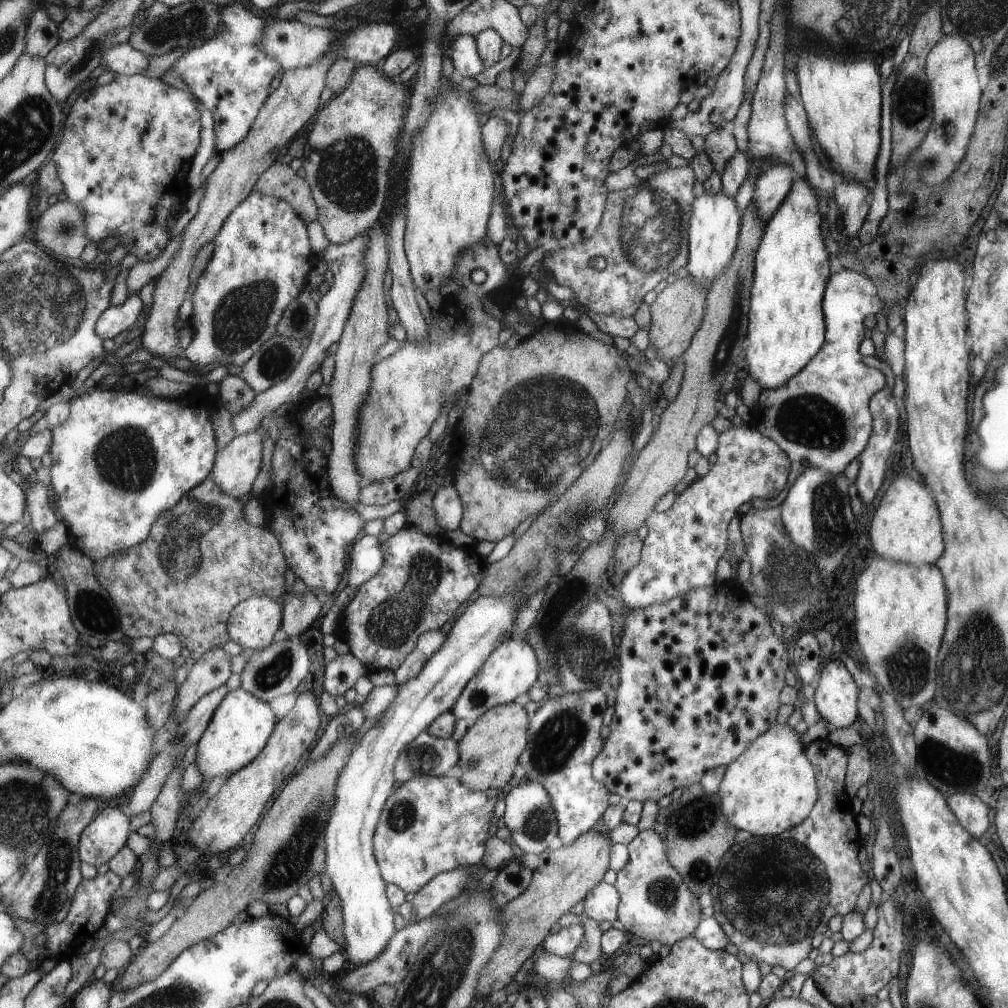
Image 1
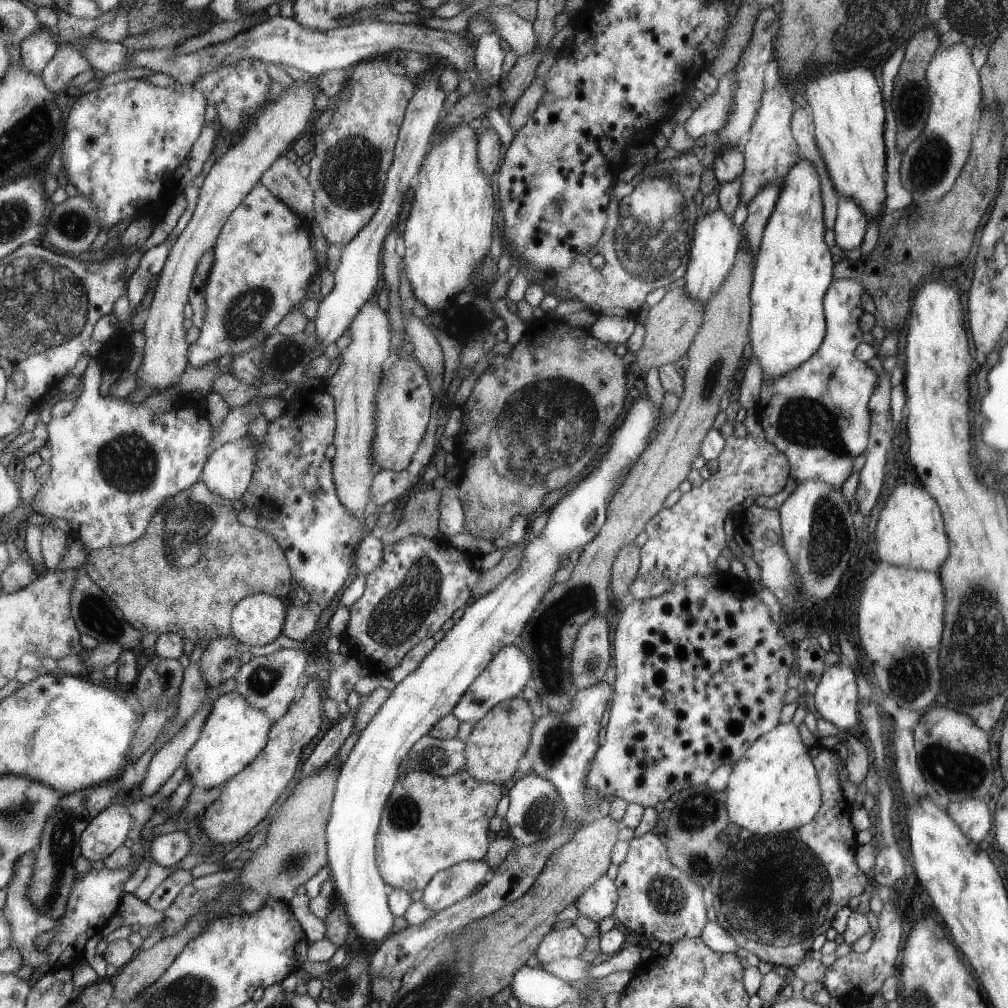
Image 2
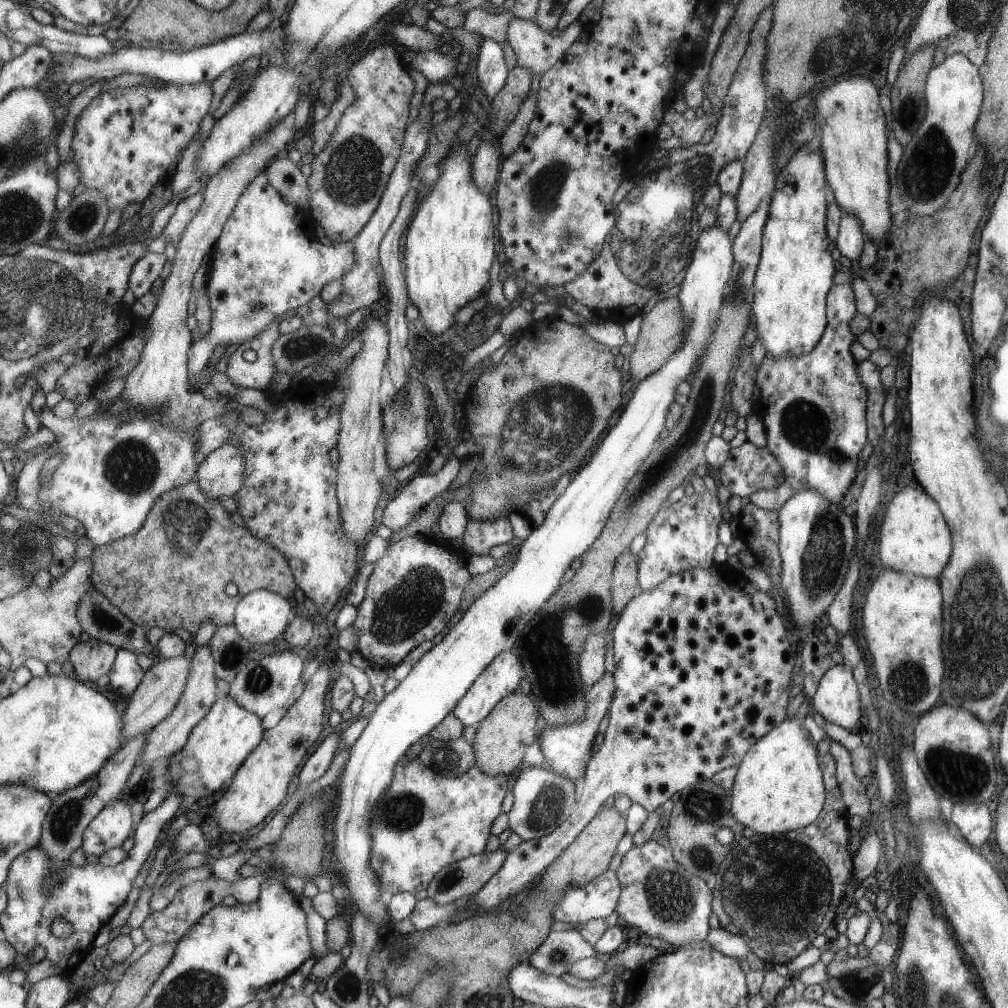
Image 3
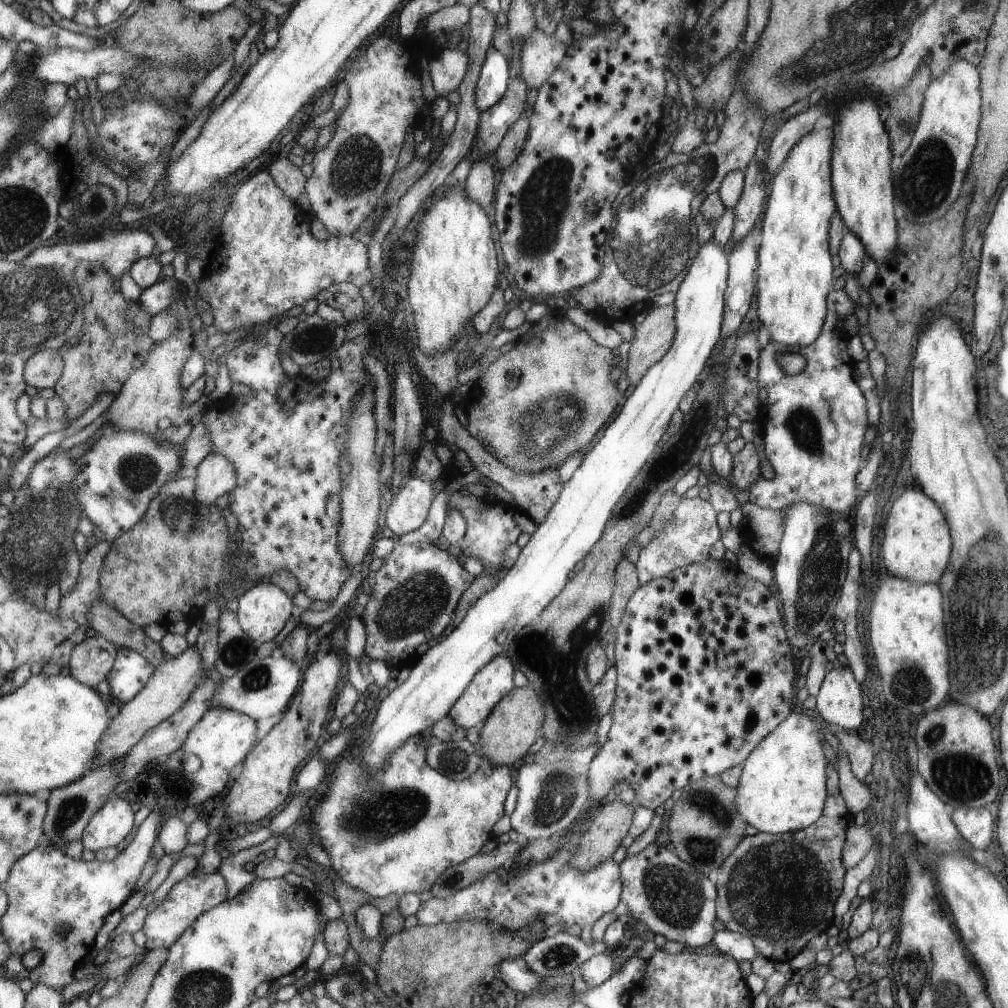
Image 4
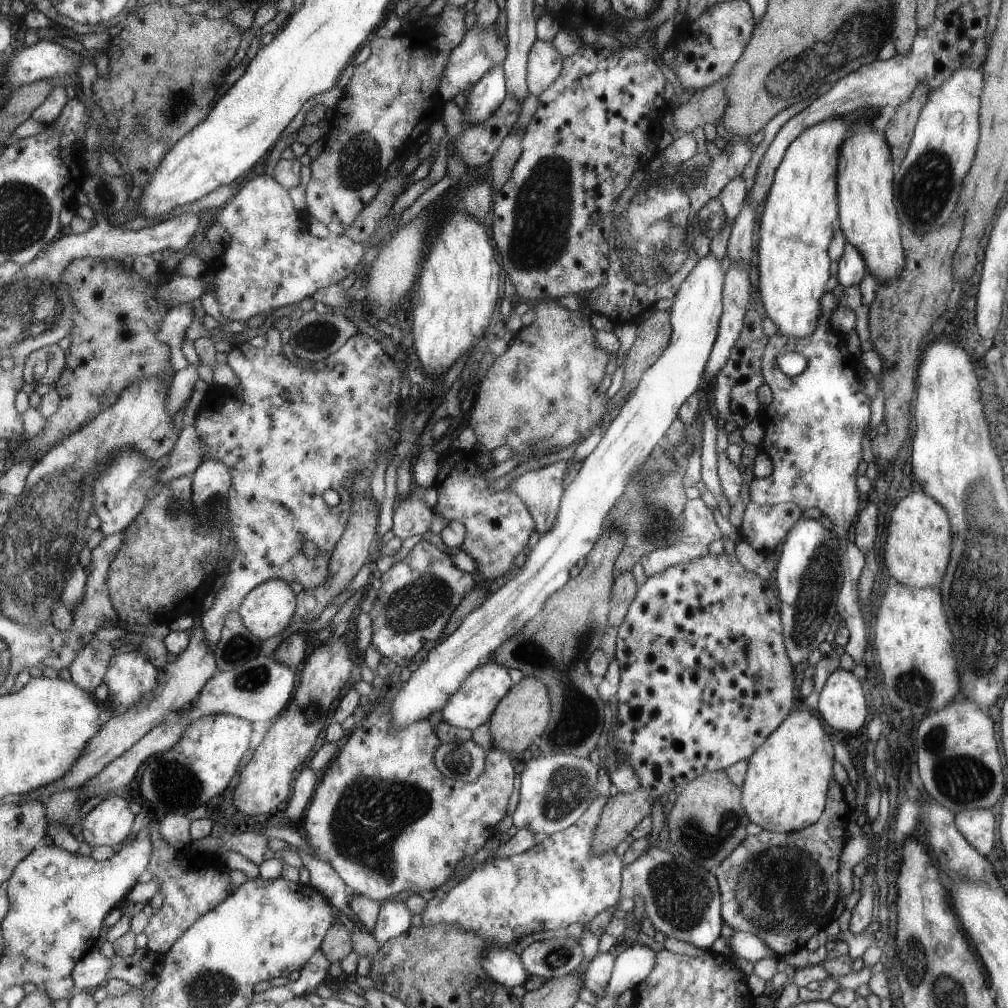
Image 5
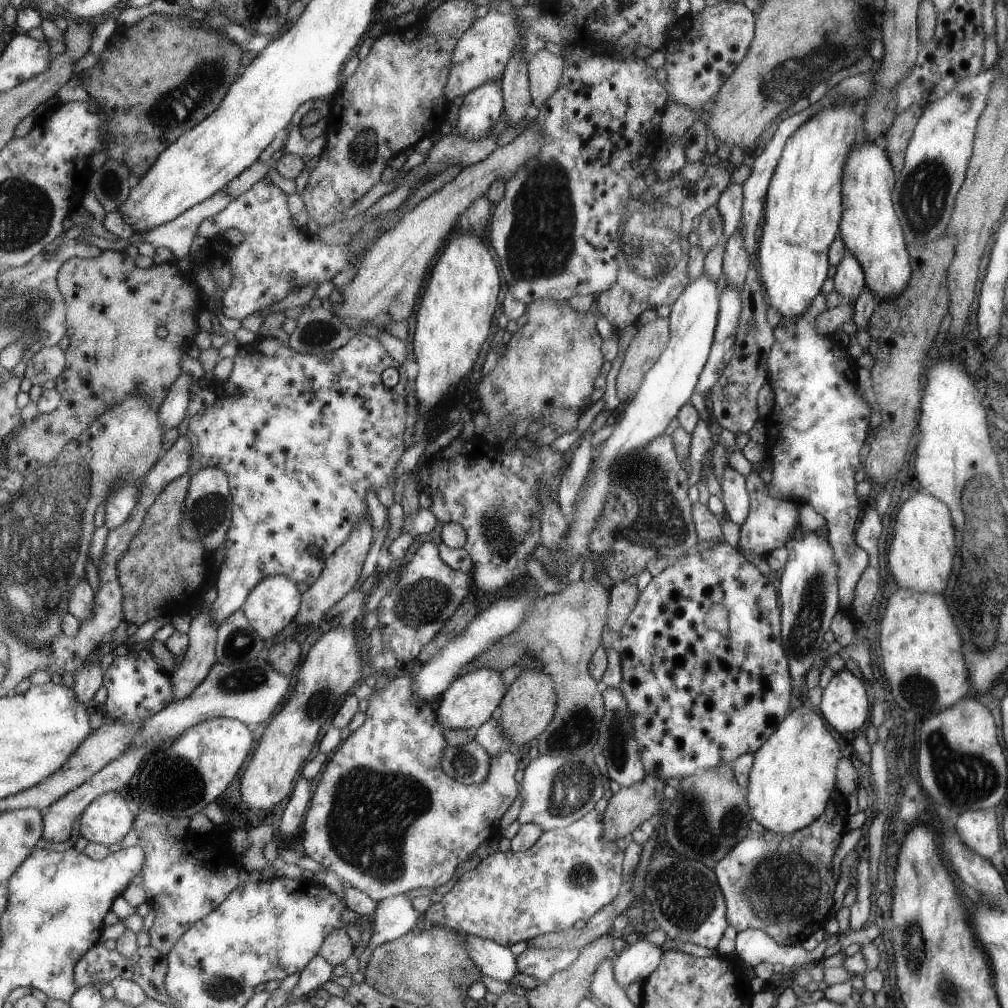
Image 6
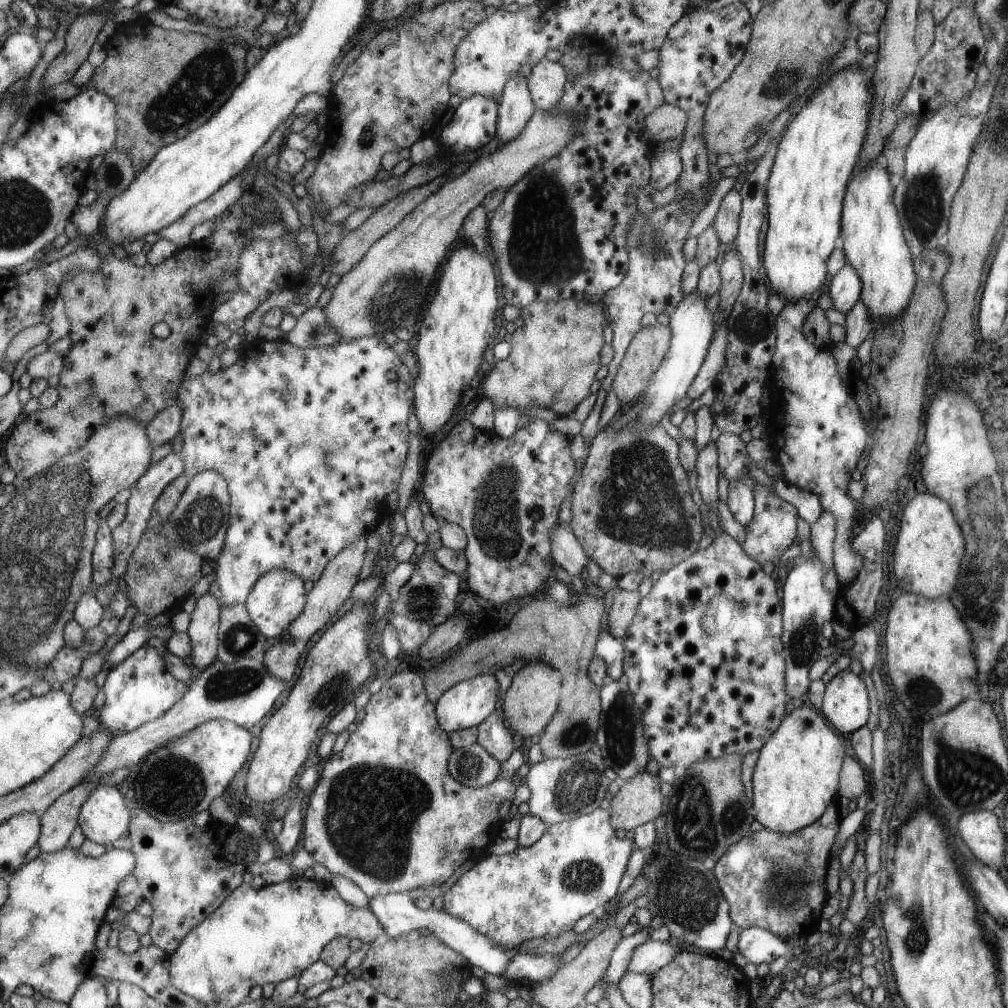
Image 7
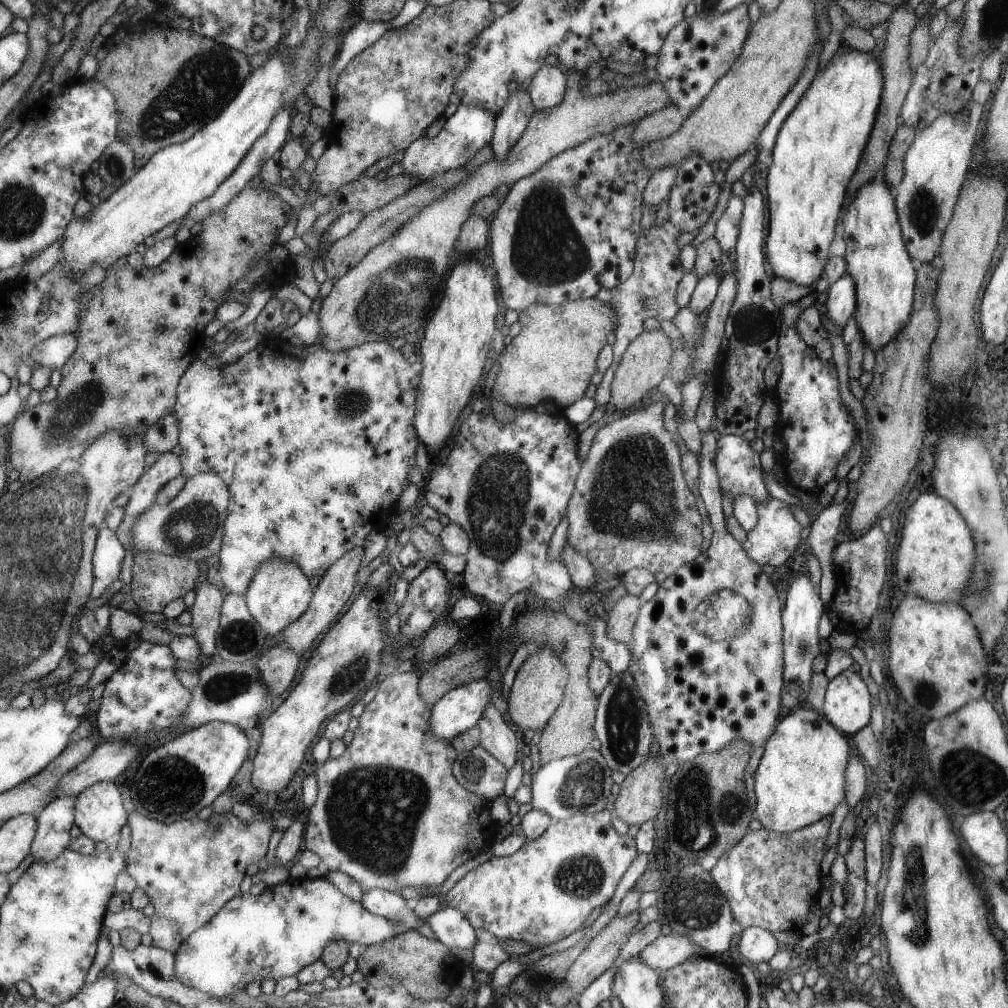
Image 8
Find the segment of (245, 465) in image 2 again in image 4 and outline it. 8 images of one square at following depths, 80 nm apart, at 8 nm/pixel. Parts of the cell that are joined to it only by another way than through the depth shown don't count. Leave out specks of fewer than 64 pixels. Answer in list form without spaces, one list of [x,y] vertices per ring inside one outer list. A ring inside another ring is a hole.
[[[209,453],[198,466],[196,494],[204,504],[212,507],[219,496],[228,494],[238,483],[236,466],[224,455]]]

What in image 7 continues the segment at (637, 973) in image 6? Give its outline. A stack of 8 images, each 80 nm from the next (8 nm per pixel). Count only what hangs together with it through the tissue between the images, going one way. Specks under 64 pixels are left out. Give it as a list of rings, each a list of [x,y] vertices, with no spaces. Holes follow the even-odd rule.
[[[647,939],[631,953],[626,971],[653,974],[657,969],[667,965],[681,952],[673,940],[654,941]]]

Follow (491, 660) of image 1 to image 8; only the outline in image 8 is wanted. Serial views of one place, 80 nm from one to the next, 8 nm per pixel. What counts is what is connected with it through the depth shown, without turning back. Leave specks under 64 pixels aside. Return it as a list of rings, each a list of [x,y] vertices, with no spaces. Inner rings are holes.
[[[479,678],[443,694],[430,708],[430,730],[434,736],[450,742],[453,737],[477,725],[490,702],[489,687]]]

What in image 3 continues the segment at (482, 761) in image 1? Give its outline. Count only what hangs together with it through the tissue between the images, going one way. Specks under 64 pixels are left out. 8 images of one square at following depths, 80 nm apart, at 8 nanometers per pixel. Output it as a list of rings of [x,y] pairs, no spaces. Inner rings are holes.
[[[515,692],[506,694],[497,705],[491,709],[490,714],[481,721],[478,729],[469,743],[474,754],[475,766],[488,775],[509,774],[521,762],[525,746],[535,740],[535,722],[537,722],[537,709],[529,696]]]

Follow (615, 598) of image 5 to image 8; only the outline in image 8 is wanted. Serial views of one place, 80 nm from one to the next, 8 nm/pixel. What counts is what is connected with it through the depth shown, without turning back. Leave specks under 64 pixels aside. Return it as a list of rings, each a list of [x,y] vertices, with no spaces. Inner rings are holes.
[[[629,594],[614,601],[609,607],[608,617],[605,622],[607,638],[610,638],[613,642],[629,646],[633,640],[632,628],[634,627],[639,607],[637,597]]]

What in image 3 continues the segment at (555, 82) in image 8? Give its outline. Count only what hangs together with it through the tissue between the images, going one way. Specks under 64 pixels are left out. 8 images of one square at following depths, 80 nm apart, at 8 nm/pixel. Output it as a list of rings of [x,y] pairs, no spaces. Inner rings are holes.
[[[513,17],[506,30],[506,40],[509,42],[516,56],[516,64],[527,69],[531,76],[542,75],[548,71],[555,62],[559,61],[568,46],[579,36],[582,25],[578,19],[571,21],[564,29],[553,28],[551,33],[545,32],[534,20],[526,21]]]

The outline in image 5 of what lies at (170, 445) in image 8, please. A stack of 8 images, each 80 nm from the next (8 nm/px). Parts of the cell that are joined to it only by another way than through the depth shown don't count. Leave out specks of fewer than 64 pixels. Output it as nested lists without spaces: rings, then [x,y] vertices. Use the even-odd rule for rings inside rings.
[[[189,364],[185,369],[177,372],[173,380],[171,380],[166,405],[168,411],[173,416],[175,416],[177,412],[185,409],[199,378],[200,372],[198,371],[198,365]]]

